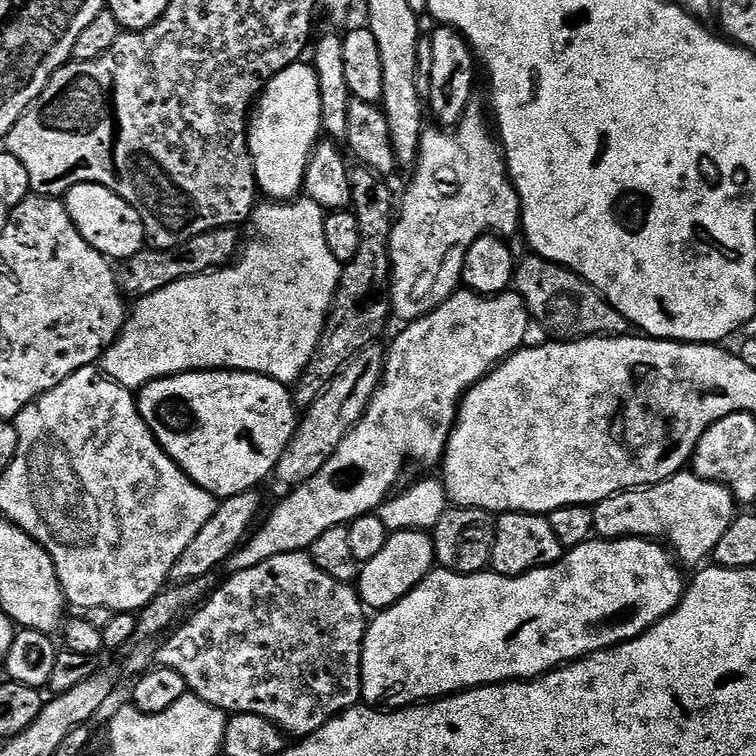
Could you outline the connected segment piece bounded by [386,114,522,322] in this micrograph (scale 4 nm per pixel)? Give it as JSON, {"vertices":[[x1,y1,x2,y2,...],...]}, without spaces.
{"vertices":[[468,114,464,117,459,125,451,130,441,130,439,127,429,127,424,135,420,137,420,154,414,165,416,173,412,176,412,181,408,184,408,189,404,192,404,201,399,201,398,215,395,217,392,225,392,233,386,238,388,242,388,258,392,261,392,271,390,273,390,284,392,280,392,304,390,300,390,308,396,311,396,316,400,322,411,322,417,320,419,316,425,316,424,299,427,297,428,291,431,291,432,284,439,275,439,268,442,267,444,254,448,248,464,247,465,243,474,243,479,236,487,236,489,234,499,236,501,238,512,238,512,235,519,233,522,228,520,219,520,195,516,193,516,187,512,184,512,177,508,174,508,166,504,158,501,145,498,143,497,137,494,135,493,129,484,125,484,120,480,116]]}

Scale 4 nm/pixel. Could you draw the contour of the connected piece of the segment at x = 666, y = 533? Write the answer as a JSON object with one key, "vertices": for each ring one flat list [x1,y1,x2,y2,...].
{"vertices":[[681,470,660,484,619,492,608,500,601,500,592,508,592,513,597,537,606,540,625,540,627,536,655,538,667,542,685,565,700,566,711,557,714,546,718,546,722,534,726,534,736,519,738,501,725,484,706,482,691,470]]}

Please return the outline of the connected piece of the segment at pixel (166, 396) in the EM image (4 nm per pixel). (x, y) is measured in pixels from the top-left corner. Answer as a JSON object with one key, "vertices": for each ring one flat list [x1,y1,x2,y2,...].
{"vertices":[[221,370,219,372,183,372,177,376,167,376,161,380,150,382,138,392,138,403,140,405,140,413,146,422,146,426,150,426,150,430,154,434,154,438,164,448,164,453,168,455,179,468,188,475,197,484,198,487,204,488,208,493,217,498,227,498,237,496,243,492,250,492,259,489,260,483,264,479,271,477,276,471,276,464,282,458,284,451,289,448,292,436,295,434,298,425,298,414,296,416,296,408,292,405,292,396,289,385,279,384,274,378,269,376,260,376,257,372,230,372]]}

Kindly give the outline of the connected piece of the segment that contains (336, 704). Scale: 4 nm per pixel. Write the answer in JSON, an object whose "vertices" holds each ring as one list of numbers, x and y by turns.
{"vertices":[[307,551,278,554,274,558,266,558,266,562,262,562,258,566,250,566,250,570,232,572,229,577,229,580,212,597,209,595,203,601,203,604,196,610,198,612,178,632,171,633,172,638,157,654,155,652,154,660,159,667,169,668,182,674,182,678,188,683,188,692,203,700,208,699,210,706,221,708,225,714,238,712,258,714,277,724,280,731,289,737,296,736,292,738,303,738,314,734,332,717,347,712,348,709,357,707,361,703,360,663,364,649,366,609,359,591,353,585,338,582,334,578,330,578,330,574,318,570,318,566,312,561,311,555]]}

